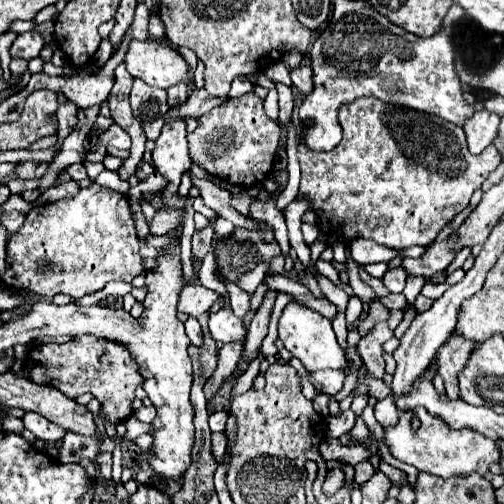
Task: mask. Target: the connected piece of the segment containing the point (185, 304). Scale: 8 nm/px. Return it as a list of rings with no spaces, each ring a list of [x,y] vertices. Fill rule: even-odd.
[[[185,286],[181,290],[179,302],[177,302],[177,310],[183,312],[183,314],[199,316],[199,314],[207,312],[213,302],[215,302],[215,294],[211,290],[195,288],[195,286]]]

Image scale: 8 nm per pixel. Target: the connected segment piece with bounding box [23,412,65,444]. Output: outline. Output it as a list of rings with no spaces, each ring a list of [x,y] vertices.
[[[27,412],[23,416],[23,426],[35,434],[35,438],[47,442],[47,444],[55,444],[55,442],[61,442],[63,436],[65,436],[65,430],[59,428],[57,424],[51,424],[47,418],[39,416],[39,414],[33,414],[33,412]]]

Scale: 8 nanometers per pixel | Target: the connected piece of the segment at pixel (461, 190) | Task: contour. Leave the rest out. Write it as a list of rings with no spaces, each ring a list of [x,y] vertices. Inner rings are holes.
[[[371,96],[343,104],[339,108],[339,124],[343,128],[343,140],[331,152],[315,152],[303,142],[299,144],[301,186],[297,196],[305,198],[317,214],[319,230],[339,240],[367,238],[397,250],[413,244],[427,248],[437,234],[469,206],[473,192],[481,188],[501,162],[495,144],[487,146],[479,156],[473,156],[467,152],[465,136],[459,126]]]

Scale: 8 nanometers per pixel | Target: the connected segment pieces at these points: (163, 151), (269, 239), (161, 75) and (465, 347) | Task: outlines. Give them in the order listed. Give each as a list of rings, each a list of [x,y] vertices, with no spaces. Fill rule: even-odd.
[[[171,120],[163,126],[161,136],[157,138],[157,146],[153,150],[153,162],[157,170],[165,178],[171,180],[171,184],[163,190],[165,196],[165,210],[167,208],[185,208],[185,198],[177,198],[177,188],[181,182],[181,174],[185,168],[191,168],[191,158],[187,156],[187,140],[185,140],[185,122],[183,120]]]
[[[263,224],[261,232],[237,228],[231,238],[217,242],[215,254],[225,284],[233,284],[241,274],[253,270],[259,262],[271,262],[279,256],[281,248],[273,240],[273,228]]]
[[[131,40],[125,66],[133,78],[143,80],[149,86],[169,88],[173,84],[189,84],[189,68],[181,54],[149,40]]]
[[[451,334],[435,354],[437,368],[445,380],[445,392],[449,398],[459,398],[455,376],[461,372],[467,360],[467,352],[471,352],[471,348],[475,348],[473,340],[467,340],[459,334]]]

